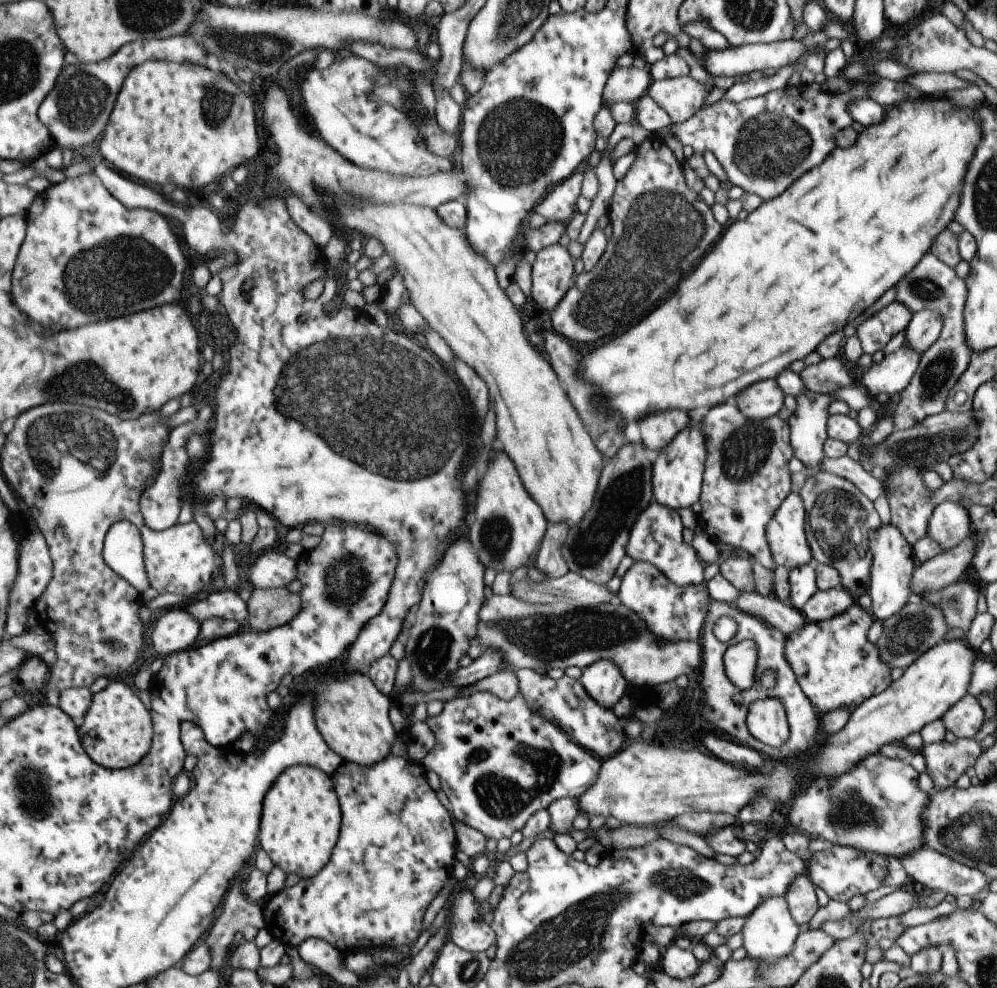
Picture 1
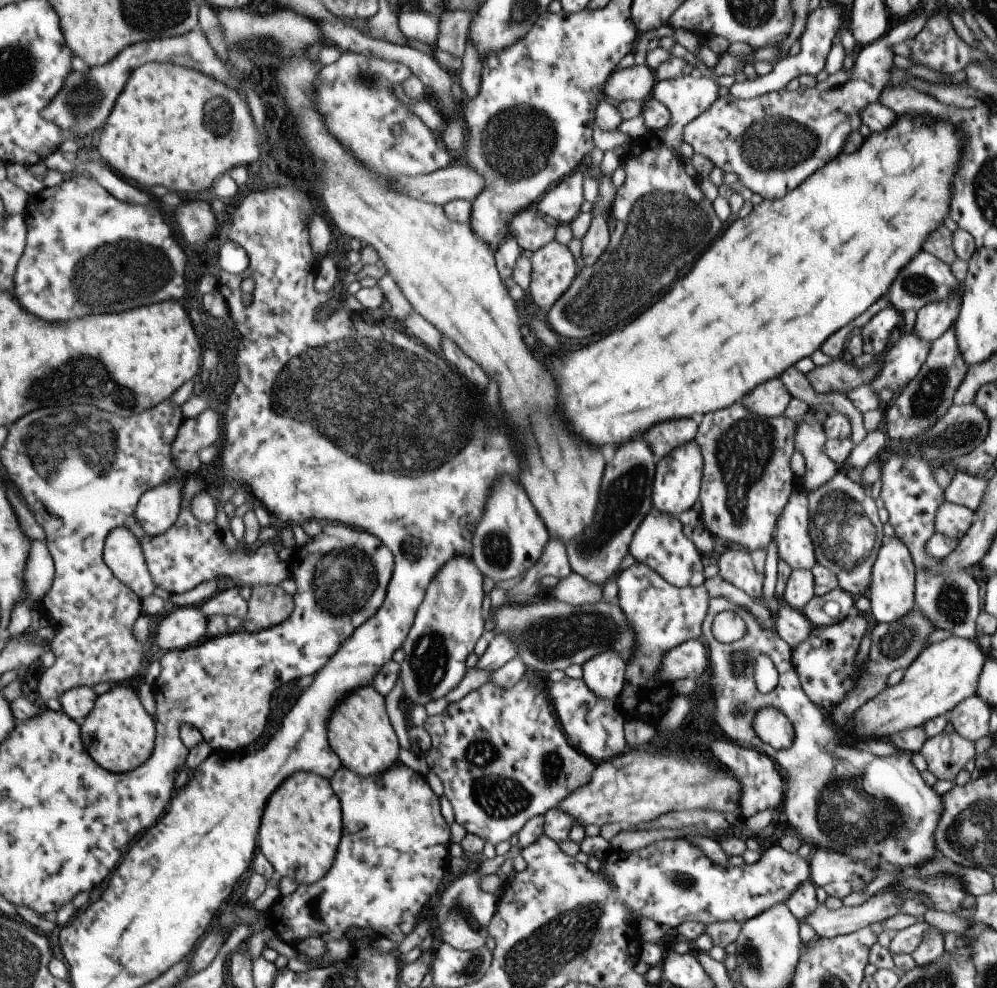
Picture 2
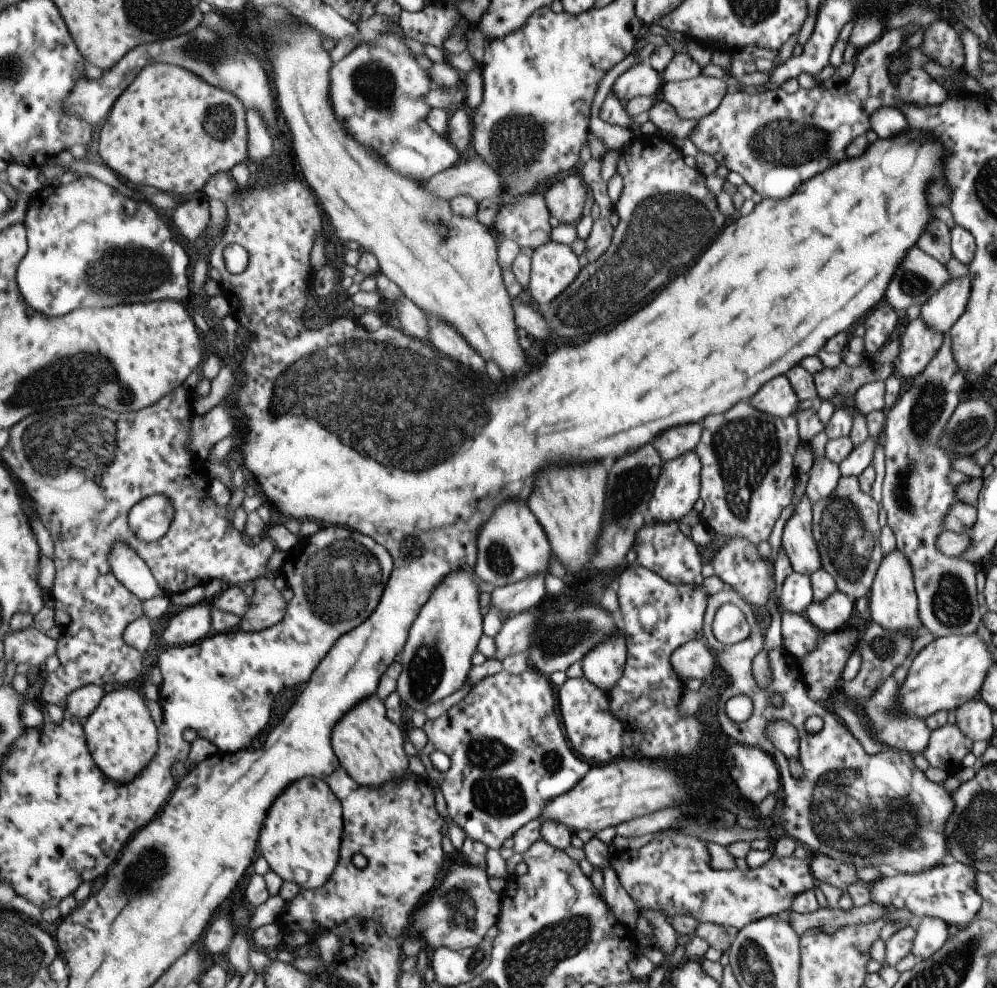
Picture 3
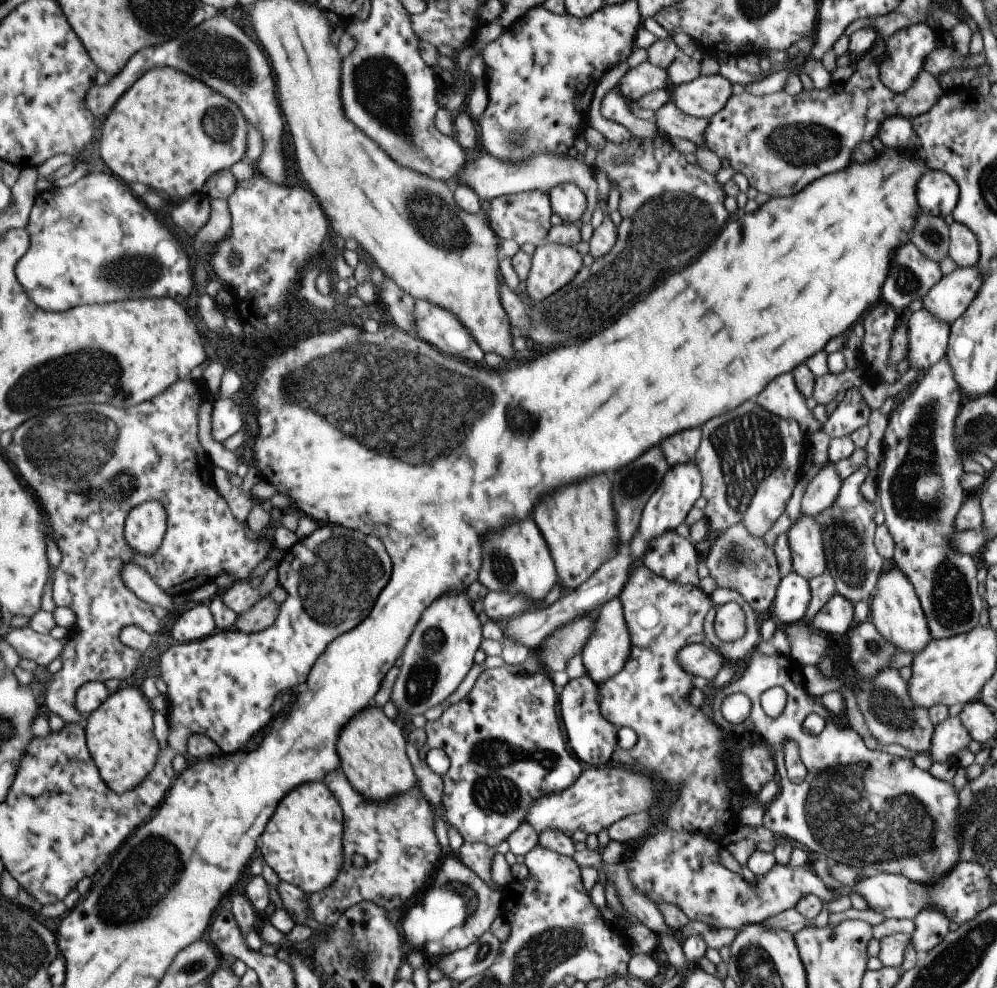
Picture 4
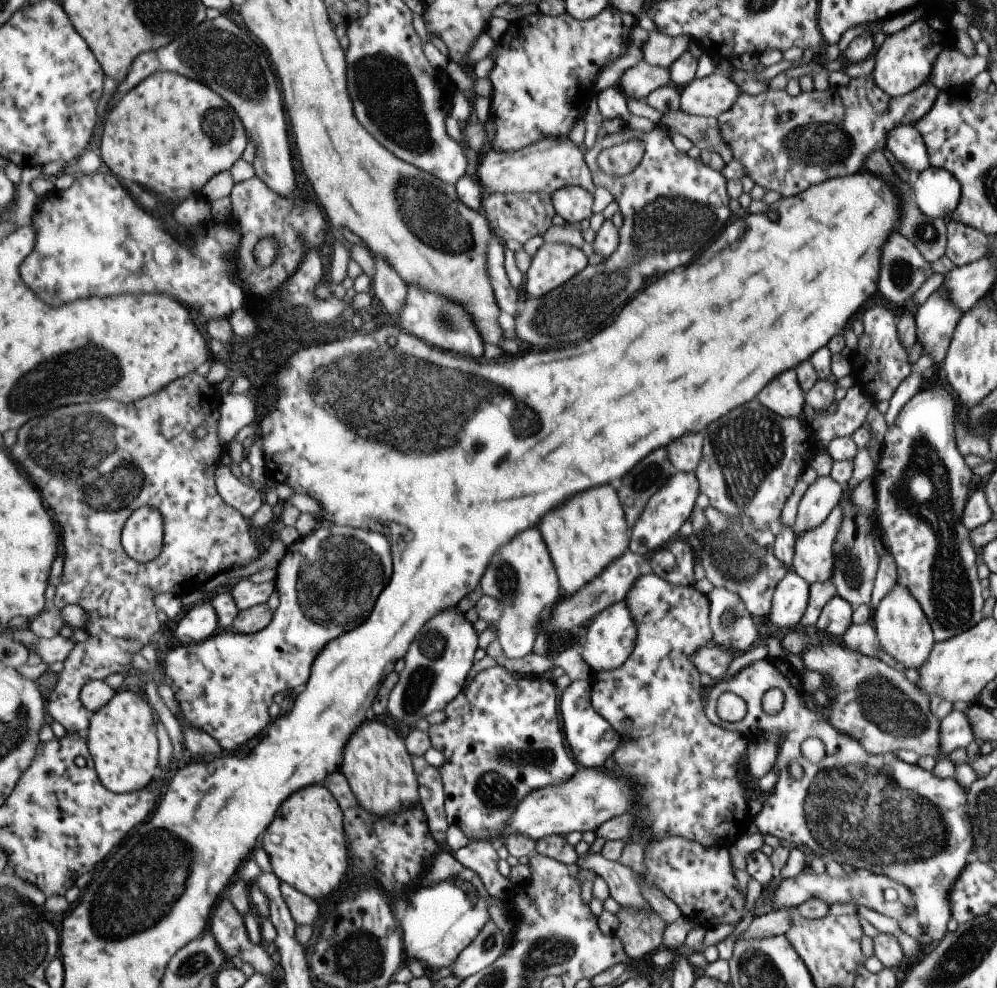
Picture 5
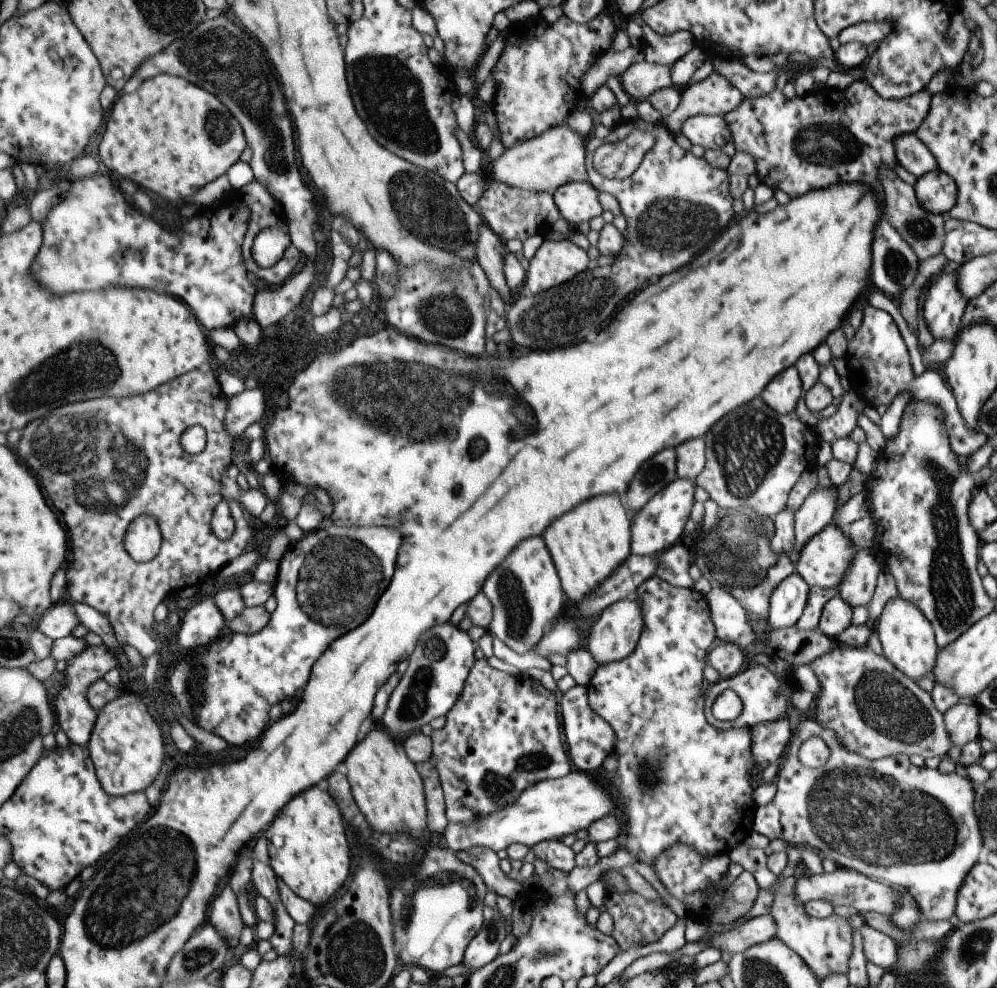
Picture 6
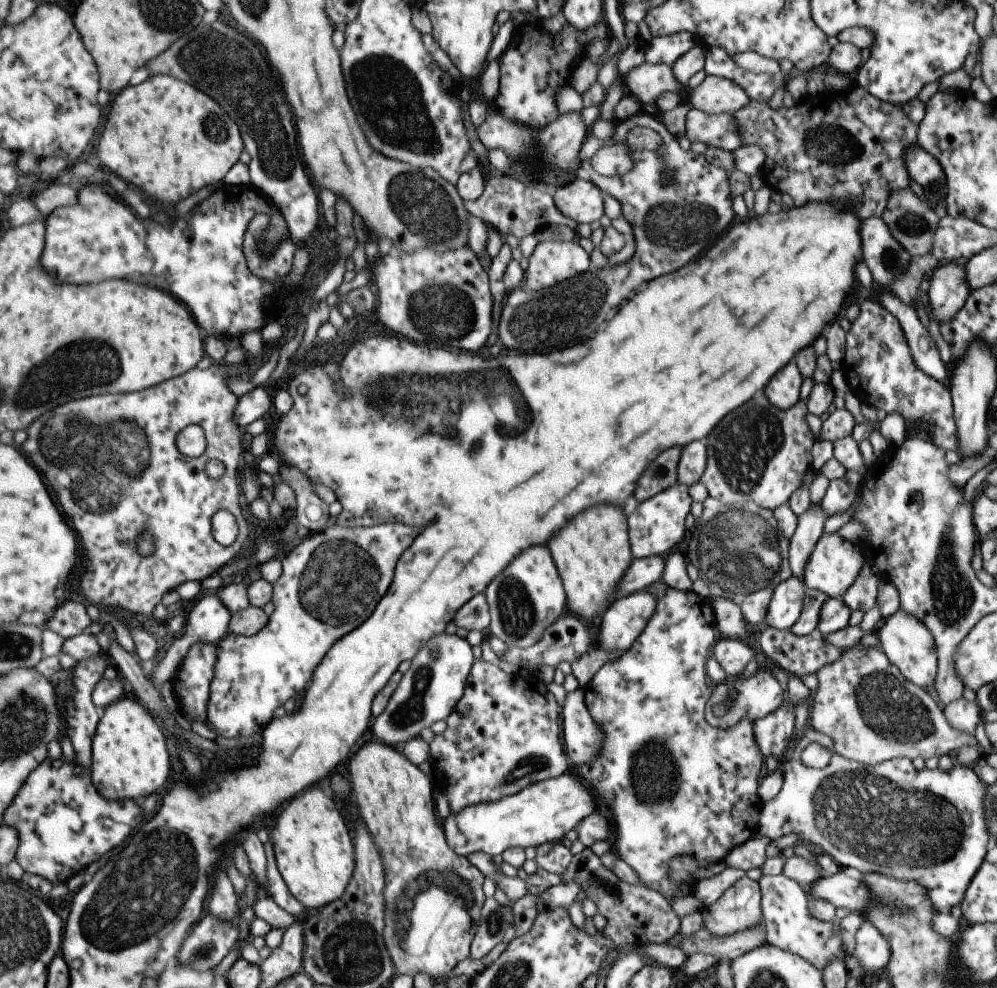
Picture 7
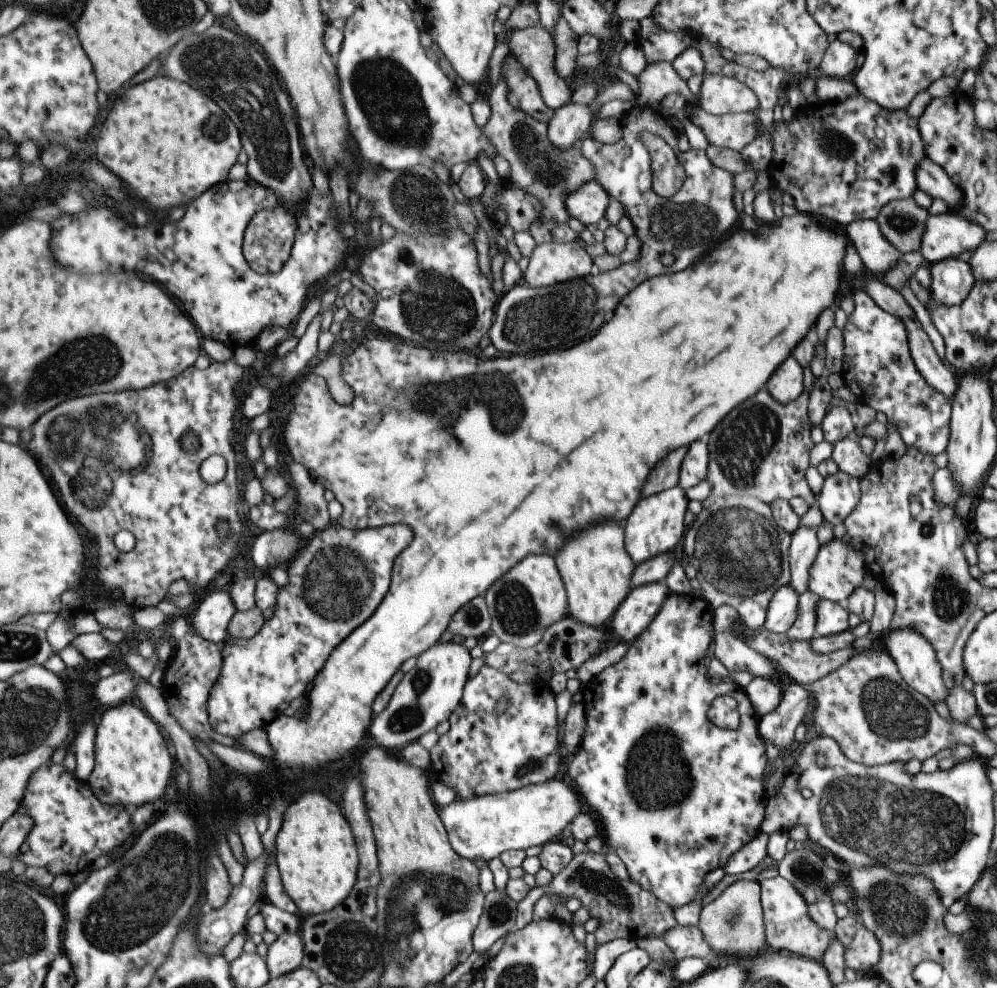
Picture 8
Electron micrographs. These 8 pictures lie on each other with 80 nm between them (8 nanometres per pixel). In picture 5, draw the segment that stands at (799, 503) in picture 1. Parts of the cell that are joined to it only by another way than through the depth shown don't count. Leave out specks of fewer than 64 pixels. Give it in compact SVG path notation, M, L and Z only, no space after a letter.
M837 502L837 506L831 510L829 516L825 518L825 522L821 522L821 525L815 526L803 534L795 534L791 571L795 572L808 586L815 582L830 580L831 574L833 574L833 562L835 562L833 542L839 532L839 526L841 526L841 506Z

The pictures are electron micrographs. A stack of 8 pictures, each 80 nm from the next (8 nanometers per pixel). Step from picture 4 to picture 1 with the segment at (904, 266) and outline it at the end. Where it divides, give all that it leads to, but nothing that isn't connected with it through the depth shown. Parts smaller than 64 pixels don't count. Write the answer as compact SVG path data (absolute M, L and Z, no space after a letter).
M923 254L921 260L909 270L895 288L895 302L903 304L912 314L921 310L933 310L943 318L943 328L939 337L920 355L919 364L909 384L899 392L899 402L891 414L893 430L901 431L911 428L913 424L925 420L927 416L945 411L945 398L955 386L961 374L967 368L972 356L969 346L965 344L963 334L963 304L965 304L964 280L957 278L953 269L940 262L931 254Z

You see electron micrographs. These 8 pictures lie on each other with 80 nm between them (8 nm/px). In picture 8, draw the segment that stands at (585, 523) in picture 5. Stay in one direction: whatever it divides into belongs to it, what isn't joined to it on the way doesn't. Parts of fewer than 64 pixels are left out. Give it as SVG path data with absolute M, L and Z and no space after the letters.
M597 522L597 526L578 530L573 534L573 538L564 542L564 545L556 550L557 554L552 556L566 592L567 614L588 627L596 624L606 626L615 607L629 592L629 579L635 564L625 550L624 530L622 524L621 526L619 524L621 522Z

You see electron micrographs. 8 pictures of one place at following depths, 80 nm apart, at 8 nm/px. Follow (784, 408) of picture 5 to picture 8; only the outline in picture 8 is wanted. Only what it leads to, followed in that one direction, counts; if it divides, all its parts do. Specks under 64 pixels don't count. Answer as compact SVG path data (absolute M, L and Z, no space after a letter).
M790 354L771 374L765 388L773 400L784 405L801 394L803 391L801 380L803 380L802 366L799 366Z

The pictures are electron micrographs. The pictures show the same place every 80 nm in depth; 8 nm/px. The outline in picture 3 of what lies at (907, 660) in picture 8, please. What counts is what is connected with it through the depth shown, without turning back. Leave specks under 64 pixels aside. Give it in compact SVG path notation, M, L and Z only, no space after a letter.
M894 549L887 552L887 554L883 554L881 564L875 572L867 600L872 623L881 626L883 630L903 632L903 634L908 634L914 639L925 632L921 620L919 620L919 614L917 614L917 600L911 568L909 568L909 562L905 560L905 556L899 550Z

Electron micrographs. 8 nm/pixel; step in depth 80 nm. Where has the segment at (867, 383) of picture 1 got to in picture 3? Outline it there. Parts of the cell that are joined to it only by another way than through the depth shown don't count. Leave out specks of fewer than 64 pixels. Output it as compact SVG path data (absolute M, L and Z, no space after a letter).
M919 316L909 320L899 341L899 352L893 360L893 374L900 380L914 378L923 372L943 342L943 334L931 332Z

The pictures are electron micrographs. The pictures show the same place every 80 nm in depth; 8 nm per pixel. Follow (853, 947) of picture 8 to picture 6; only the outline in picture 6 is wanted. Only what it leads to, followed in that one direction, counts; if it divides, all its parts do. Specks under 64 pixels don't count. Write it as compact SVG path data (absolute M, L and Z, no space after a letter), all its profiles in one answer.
M866 924L860 927L859 933L866 962L880 967L884 972L891 970L897 958L896 943L889 936L873 930Z

